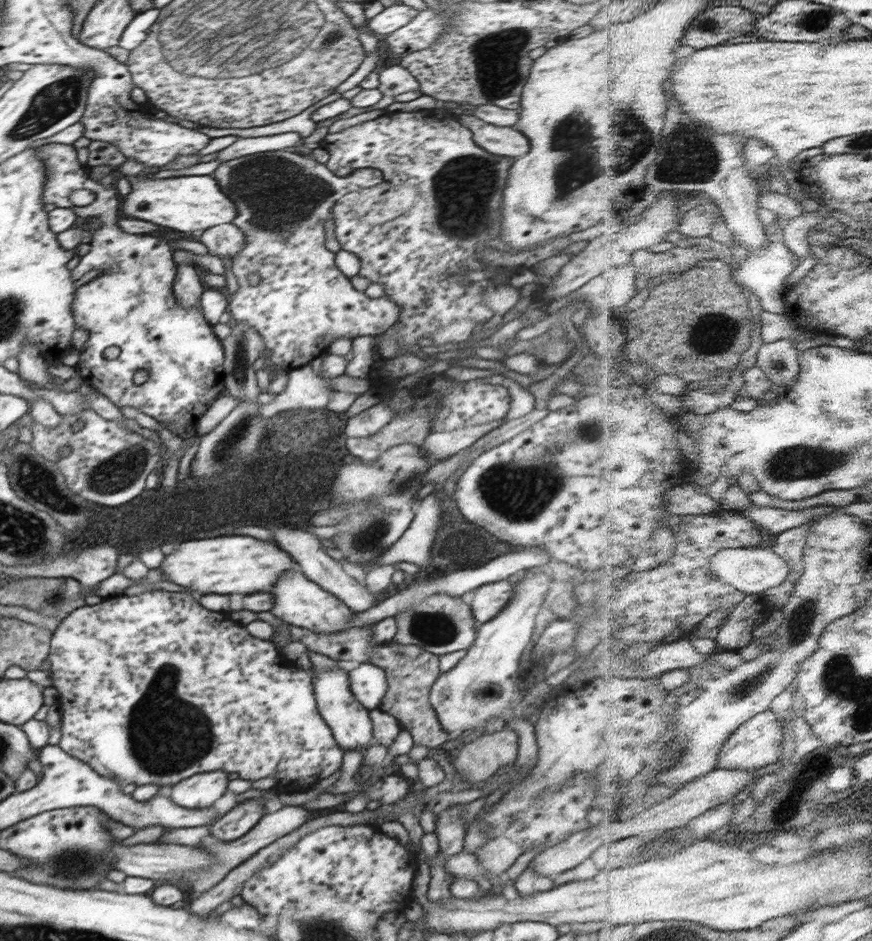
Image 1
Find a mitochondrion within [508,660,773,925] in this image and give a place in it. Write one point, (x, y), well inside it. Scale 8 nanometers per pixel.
(679, 754)

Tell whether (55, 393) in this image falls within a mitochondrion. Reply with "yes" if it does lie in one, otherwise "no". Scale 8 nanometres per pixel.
no

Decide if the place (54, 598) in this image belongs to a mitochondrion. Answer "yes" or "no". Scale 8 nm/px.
yes

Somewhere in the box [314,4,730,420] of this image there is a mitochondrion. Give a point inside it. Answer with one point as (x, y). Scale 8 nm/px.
(467, 183)

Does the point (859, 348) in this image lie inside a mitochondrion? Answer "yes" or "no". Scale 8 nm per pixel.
no

